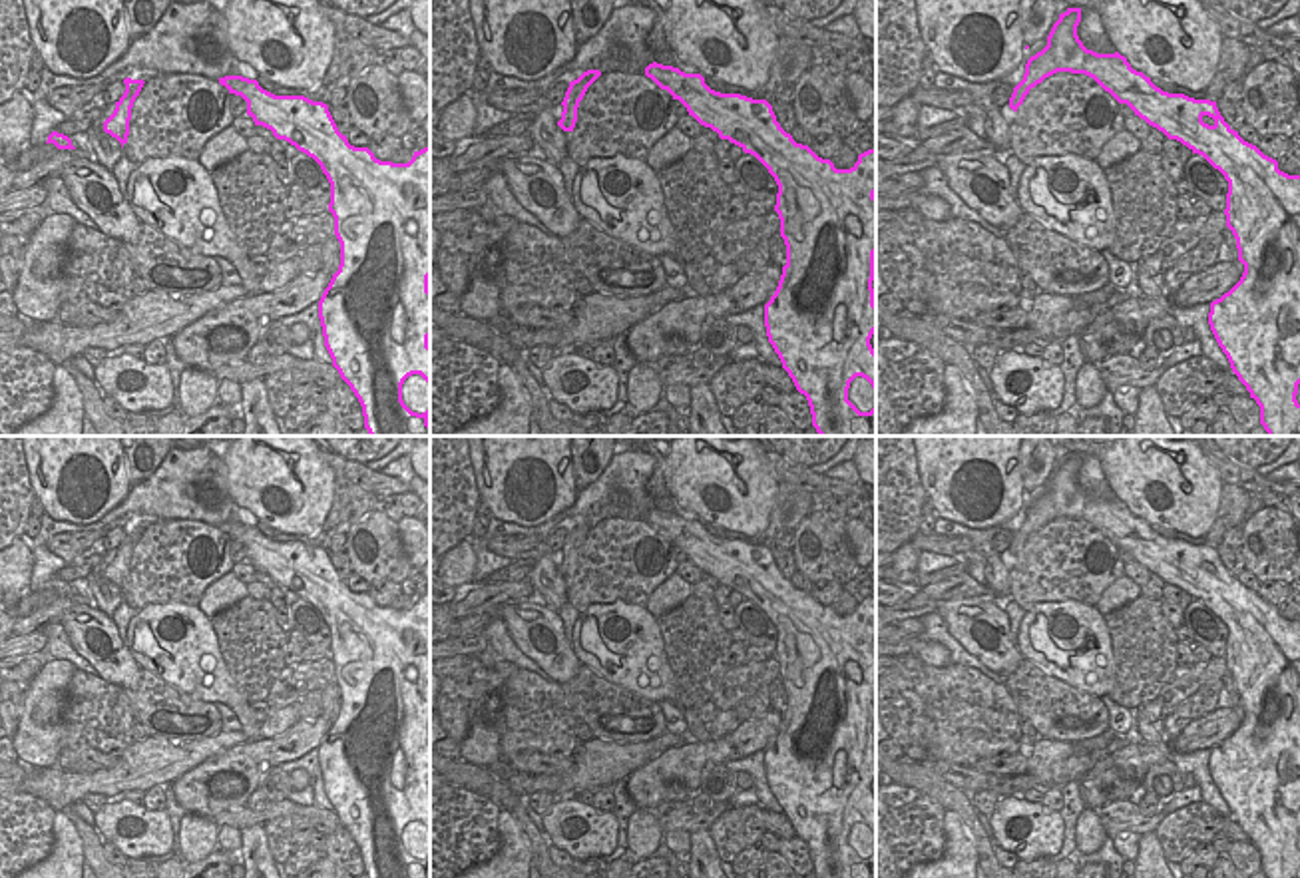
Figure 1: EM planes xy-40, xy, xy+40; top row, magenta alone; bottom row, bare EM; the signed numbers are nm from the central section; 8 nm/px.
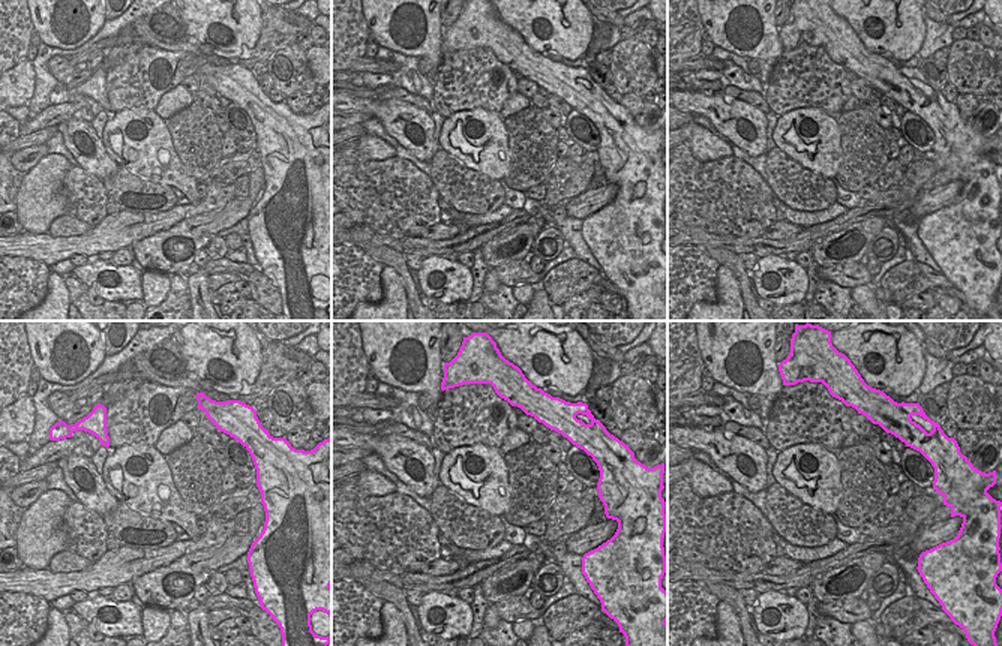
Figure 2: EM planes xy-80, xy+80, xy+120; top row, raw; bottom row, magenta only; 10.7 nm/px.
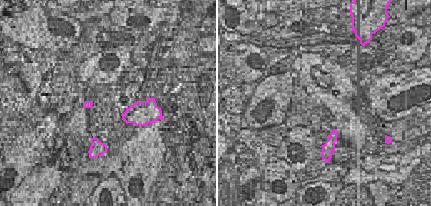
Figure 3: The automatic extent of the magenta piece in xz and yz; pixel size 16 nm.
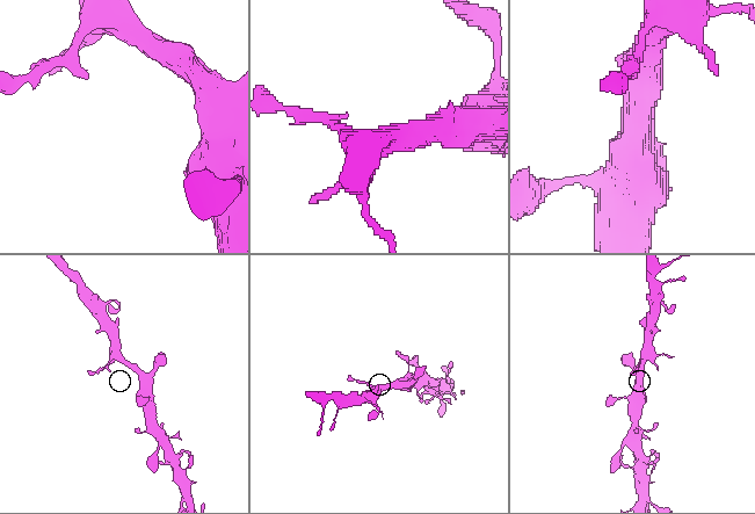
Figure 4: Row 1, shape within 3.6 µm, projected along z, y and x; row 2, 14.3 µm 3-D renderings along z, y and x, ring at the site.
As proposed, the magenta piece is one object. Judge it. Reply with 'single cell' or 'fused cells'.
fused cells

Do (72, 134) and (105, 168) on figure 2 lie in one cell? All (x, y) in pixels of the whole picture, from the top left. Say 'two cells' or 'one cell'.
one cell

